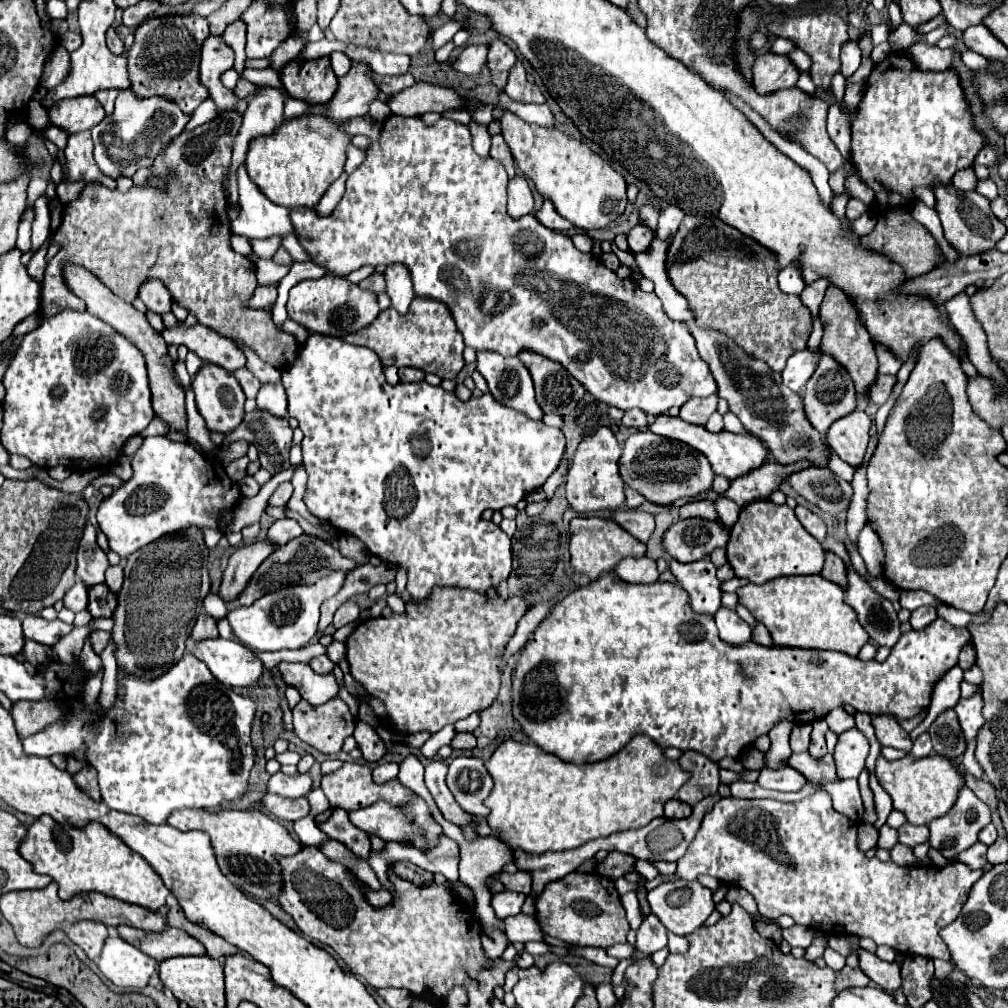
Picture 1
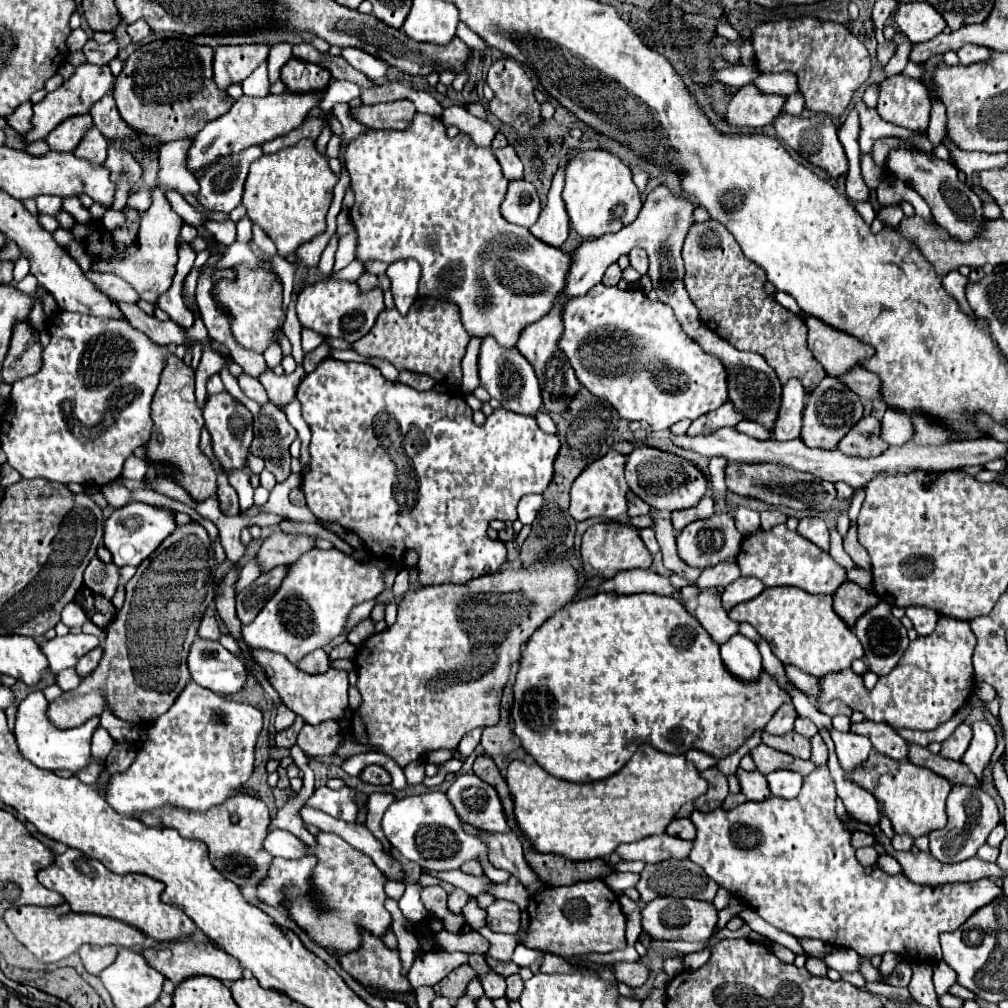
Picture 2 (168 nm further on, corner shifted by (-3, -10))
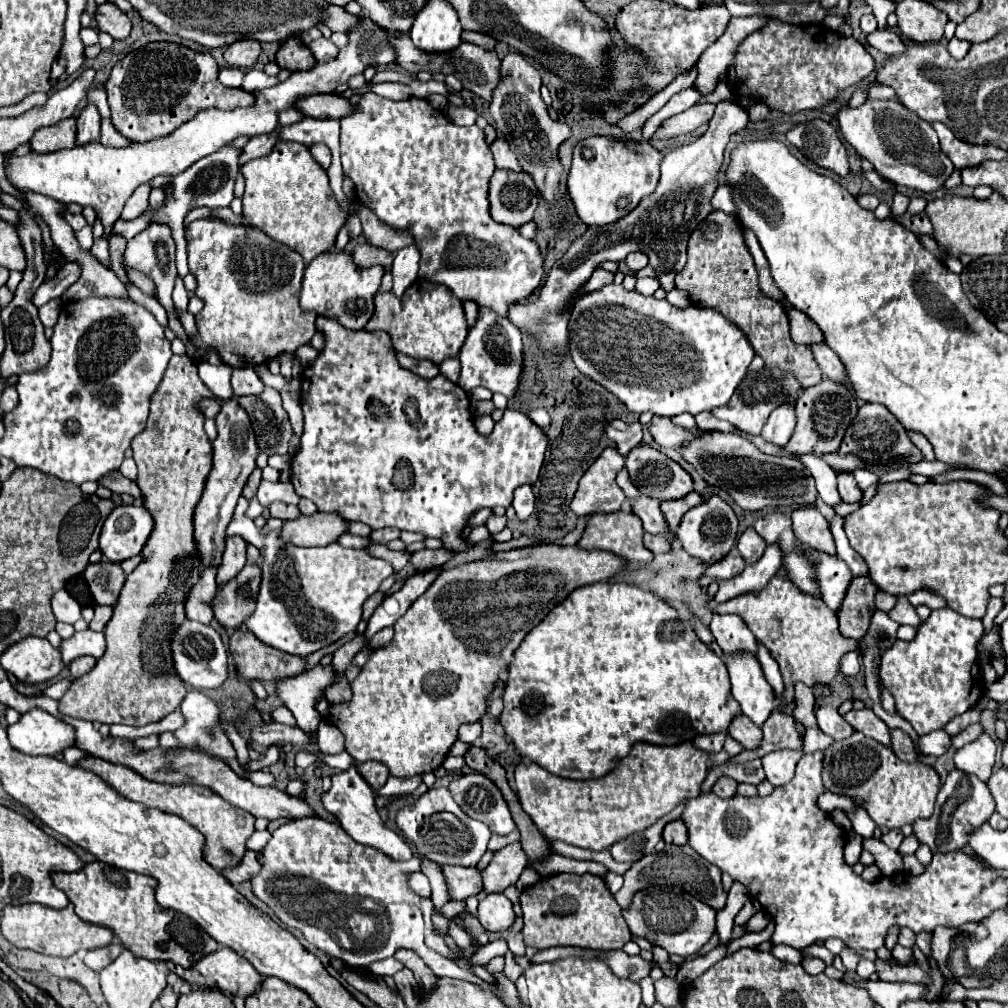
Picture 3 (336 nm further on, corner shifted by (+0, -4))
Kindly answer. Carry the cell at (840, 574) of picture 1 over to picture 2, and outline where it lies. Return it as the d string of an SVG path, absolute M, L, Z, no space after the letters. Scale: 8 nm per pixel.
M845 580L833 594L833 608L845 620L847 626L853 626L855 618L859 618L863 610L869 610L871 606L875 606L875 602L879 602L877 594L867 592L849 580Z

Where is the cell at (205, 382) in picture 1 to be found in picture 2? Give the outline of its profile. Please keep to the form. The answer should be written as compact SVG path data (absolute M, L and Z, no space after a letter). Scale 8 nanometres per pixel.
M219 392L219 394L207 396L207 402L203 406L203 418L205 418L205 428L209 430L209 434L213 438L215 458L221 462L221 466L225 470L243 468L245 458L249 454L249 444L253 440L251 412L239 400L235 400L229 392Z

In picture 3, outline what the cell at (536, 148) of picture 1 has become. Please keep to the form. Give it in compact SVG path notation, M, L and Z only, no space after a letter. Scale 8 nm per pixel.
M590 136L580 140L574 148L572 168L568 174L568 192L580 220L588 226L604 226L624 218L656 188L660 178L660 162L662 154L646 140L636 144L626 144L606 136Z

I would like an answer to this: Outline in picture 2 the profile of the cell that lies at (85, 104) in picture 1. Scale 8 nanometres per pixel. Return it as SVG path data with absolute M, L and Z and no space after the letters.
M91 114L71 116L53 128L45 138L45 142L49 144L51 150L73 152L89 128L93 128Z

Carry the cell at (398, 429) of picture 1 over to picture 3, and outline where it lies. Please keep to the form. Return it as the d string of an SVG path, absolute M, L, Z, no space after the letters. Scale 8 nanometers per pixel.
M318 316L316 318L316 330L324 336L324 348L318 352L316 360L304 368L302 372L302 392L300 392L300 406L304 410L304 434L300 440L300 450L294 454L290 464L290 482L298 496L312 500L320 512L340 512L348 522L364 522L370 528L384 528L394 526L400 530L410 532L422 532L428 538L442 538L444 548L466 552L464 544L464 530L466 520L478 510L478 508L494 508L504 506L508 508L512 504L512 492L522 484L534 484L538 480L544 452L546 452L546 434L522 412L518 410L504 410L504 418L496 422L494 432L490 436L478 434L474 428L474 418L470 412L470 398L468 394L454 382L450 382L446 376L438 374L436 378L424 380L410 370L404 370L396 360L396 350L392 346L388 332L368 332L368 330L348 330L342 324L336 324L332 318Z

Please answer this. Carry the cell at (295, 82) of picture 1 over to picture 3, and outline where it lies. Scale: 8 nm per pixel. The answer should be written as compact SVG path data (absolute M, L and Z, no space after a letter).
M290 36L280 44L280 50L276 52L276 62L280 68L288 70L308 70L316 64L310 48L302 42L300 36Z

